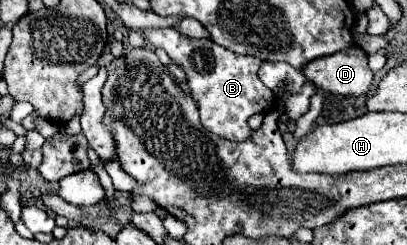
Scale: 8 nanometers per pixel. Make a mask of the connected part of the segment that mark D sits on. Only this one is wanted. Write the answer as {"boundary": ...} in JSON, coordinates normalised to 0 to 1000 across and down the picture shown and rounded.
{"boundary":[[[857,192],[857,208],[759,249],[740,290],[779,363],[818,388],[892,388],[916,331],[916,290],[902,273],[902,224],[882,192]]]}

